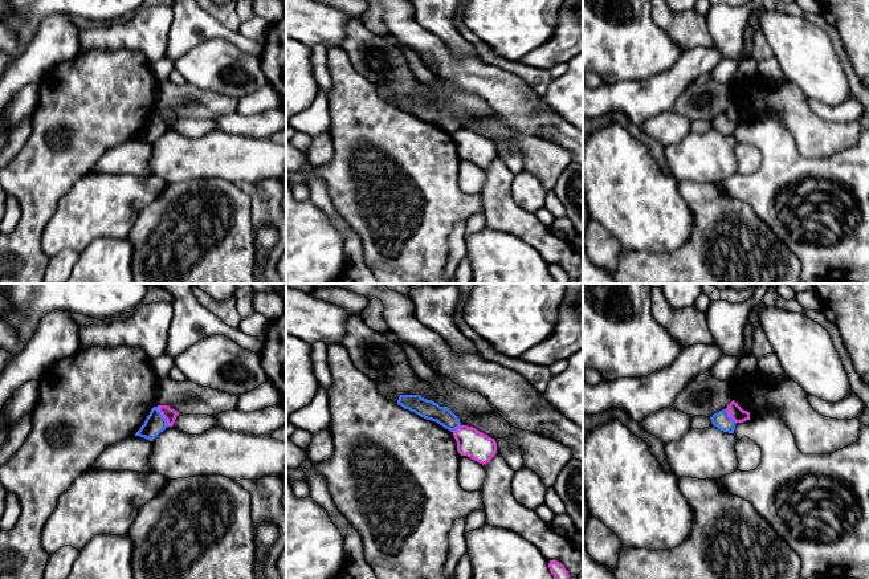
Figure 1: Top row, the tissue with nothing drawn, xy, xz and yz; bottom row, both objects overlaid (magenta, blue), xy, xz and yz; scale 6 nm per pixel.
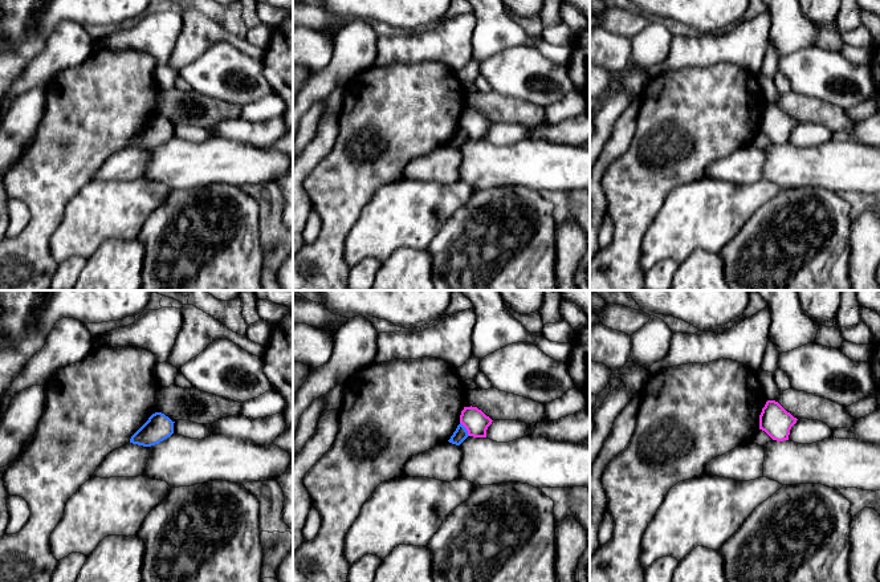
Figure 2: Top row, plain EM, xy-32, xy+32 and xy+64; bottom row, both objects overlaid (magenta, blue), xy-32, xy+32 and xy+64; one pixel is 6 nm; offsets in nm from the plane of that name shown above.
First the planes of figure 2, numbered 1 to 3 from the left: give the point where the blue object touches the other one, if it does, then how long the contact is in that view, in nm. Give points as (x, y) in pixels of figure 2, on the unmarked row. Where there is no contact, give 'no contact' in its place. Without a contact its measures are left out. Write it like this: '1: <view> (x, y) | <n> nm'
1: no contact
2: xy+32 (465, 130) | 110 nm
3: no contact

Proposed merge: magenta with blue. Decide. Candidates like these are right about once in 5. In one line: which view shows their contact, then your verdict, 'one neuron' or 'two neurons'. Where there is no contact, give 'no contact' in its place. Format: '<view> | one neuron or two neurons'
xy | two neurons

